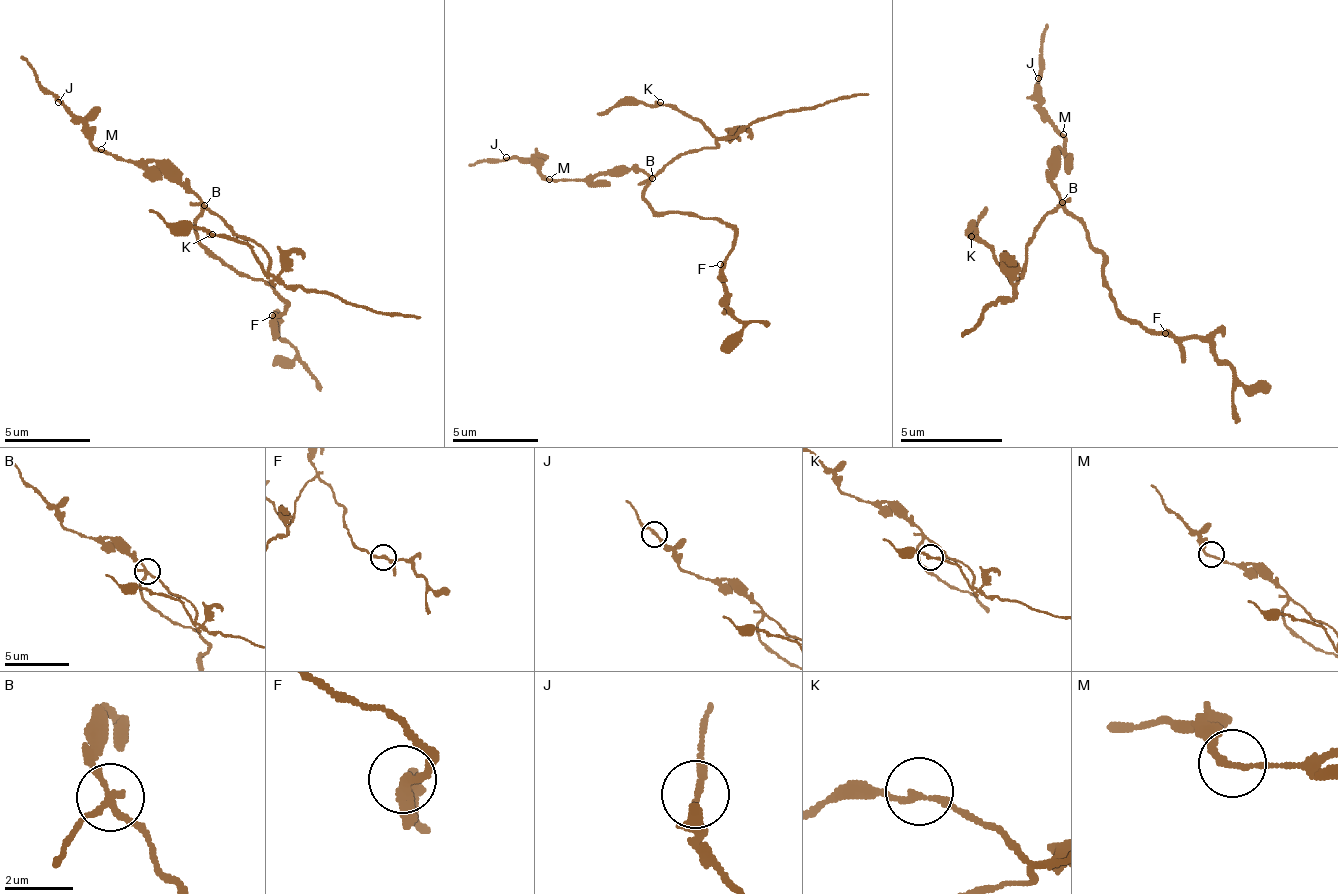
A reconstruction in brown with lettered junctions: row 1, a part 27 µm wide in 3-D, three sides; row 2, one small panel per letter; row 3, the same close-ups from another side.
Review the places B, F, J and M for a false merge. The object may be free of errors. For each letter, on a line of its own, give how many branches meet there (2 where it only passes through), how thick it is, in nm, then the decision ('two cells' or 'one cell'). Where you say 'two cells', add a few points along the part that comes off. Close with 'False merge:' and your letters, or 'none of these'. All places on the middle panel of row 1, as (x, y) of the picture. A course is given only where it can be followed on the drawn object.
B: 3 branches meet; 190 nm thick; two cells; foreign part runs (651, 179), (737, 132), (823, 102), (870, 93)
F: 3 branches meet; 180 nm thick; one cell
J: 2 branches meet; 190 nm thick; one cell
M: 2 branches meet; 170 nm thick; one cell
False merge: B

